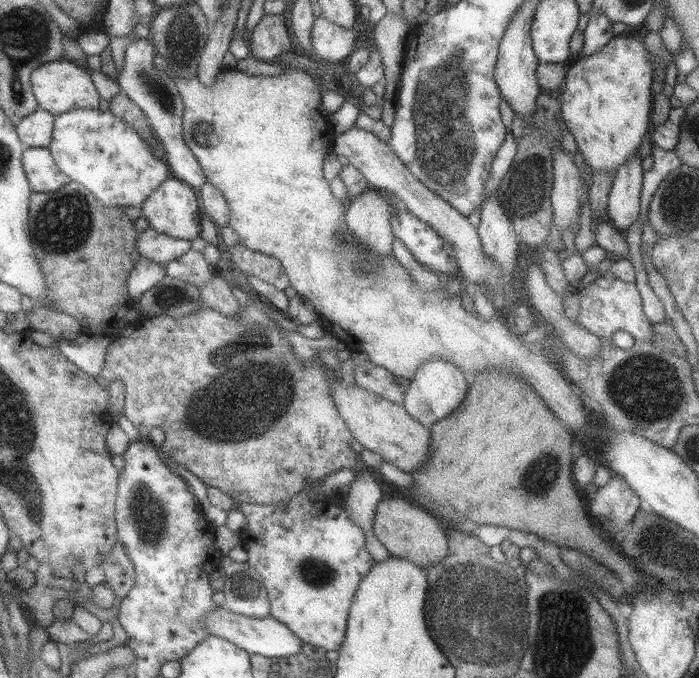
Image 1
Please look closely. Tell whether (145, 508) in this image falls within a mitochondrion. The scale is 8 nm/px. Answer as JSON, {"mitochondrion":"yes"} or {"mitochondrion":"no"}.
{"mitochondrion":"yes"}

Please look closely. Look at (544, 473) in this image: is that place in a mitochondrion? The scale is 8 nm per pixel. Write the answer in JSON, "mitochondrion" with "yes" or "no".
{"mitochondrion":"yes"}

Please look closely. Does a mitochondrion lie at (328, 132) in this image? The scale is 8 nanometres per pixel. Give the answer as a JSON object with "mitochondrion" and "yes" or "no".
{"mitochondrion":"no"}

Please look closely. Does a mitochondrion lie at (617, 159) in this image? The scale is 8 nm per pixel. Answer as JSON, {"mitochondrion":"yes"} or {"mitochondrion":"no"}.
{"mitochondrion":"no"}

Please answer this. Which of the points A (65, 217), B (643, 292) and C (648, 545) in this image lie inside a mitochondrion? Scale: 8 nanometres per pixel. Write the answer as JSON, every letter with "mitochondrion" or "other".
{"A":"mitochondrion","B":"other","C":"mitochondrion"}

